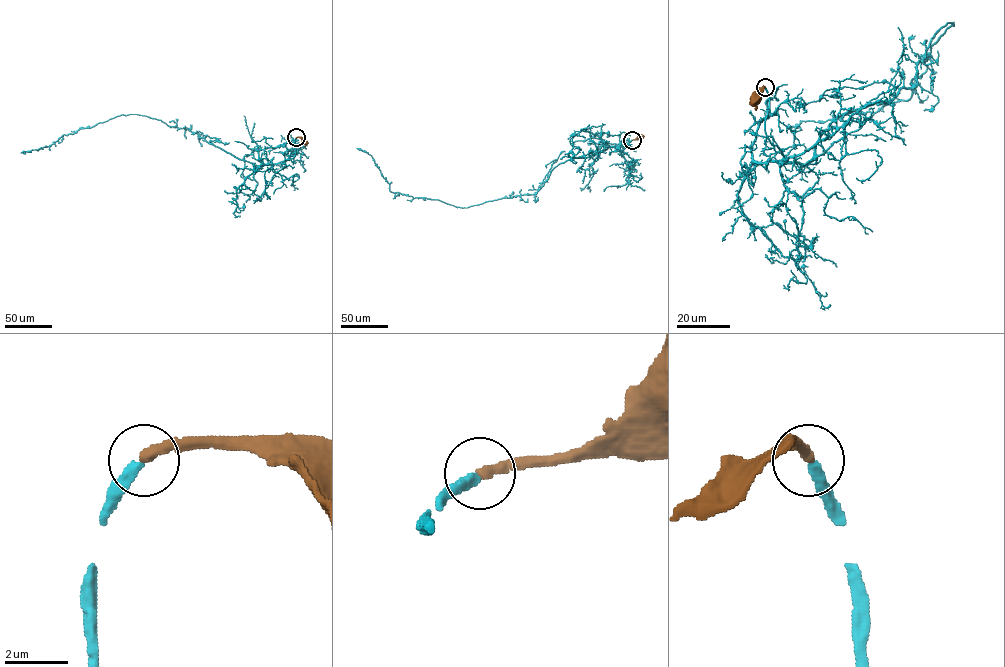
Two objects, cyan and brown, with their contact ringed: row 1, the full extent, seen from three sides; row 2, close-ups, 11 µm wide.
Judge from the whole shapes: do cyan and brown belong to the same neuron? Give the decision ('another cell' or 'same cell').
same cell

